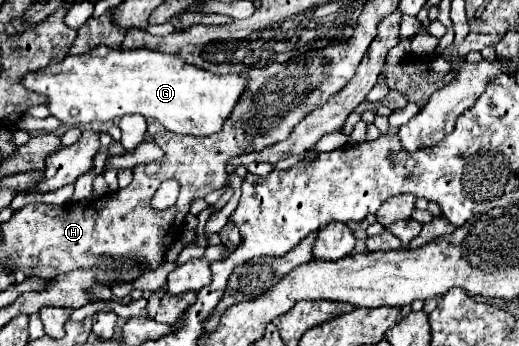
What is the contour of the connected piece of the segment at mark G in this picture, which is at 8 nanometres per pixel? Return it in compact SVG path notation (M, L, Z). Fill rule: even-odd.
M98 46L82 56L66 56L64 62L50 64L40 72L32 72L24 76L22 84L38 94L48 96L48 110L66 126L90 124L90 122L108 122L122 118L126 114L142 114L146 118L158 120L164 128L176 134L188 136L210 136L222 130L224 120L232 114L238 98L244 94L248 86L248 78L240 74L212 74L202 68L188 64L184 58L174 54L164 54L148 48L140 50L112 50L106 46Z

